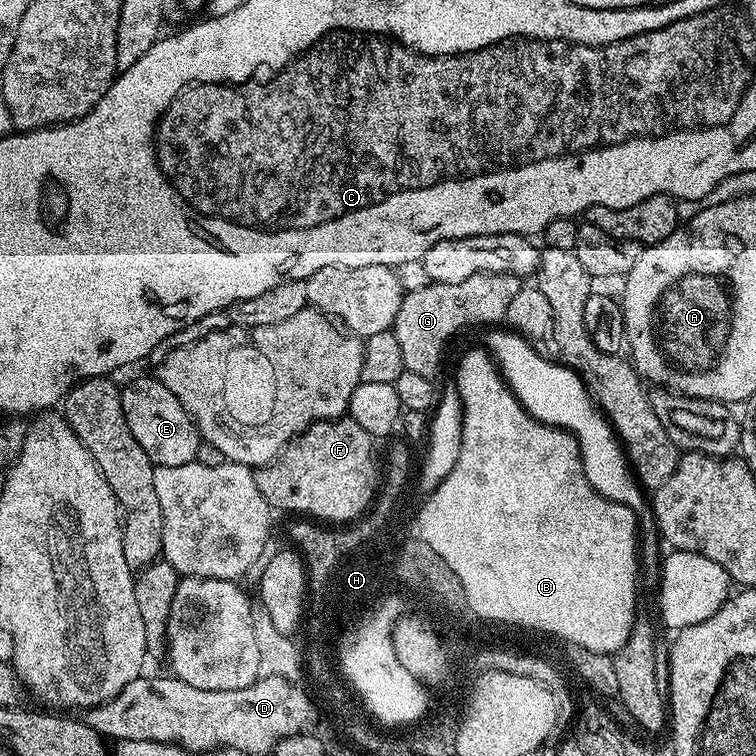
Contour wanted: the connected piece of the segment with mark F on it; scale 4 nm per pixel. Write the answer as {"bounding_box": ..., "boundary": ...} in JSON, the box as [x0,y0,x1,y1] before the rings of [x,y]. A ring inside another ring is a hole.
{"bounding_box":[255,418,374,522],"boundary":[[[350,418],[319,420],[296,437],[271,464],[255,469],[258,490],[262,490],[262,498],[266,498],[268,507],[277,513],[297,512],[294,513],[297,517],[311,518],[316,522],[327,517],[340,520],[355,515],[372,493],[373,466],[369,459],[369,445],[373,441],[374,437],[366,434],[366,430]]]}

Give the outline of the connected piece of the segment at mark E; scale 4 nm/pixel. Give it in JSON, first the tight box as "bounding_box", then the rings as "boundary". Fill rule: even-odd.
{"bounding_box":[121,375,202,467],"boundary":[[[155,375],[140,376],[127,385],[121,387],[122,414],[126,414],[126,426],[130,426],[130,434],[138,441],[138,446],[146,450],[146,454],[152,459],[155,467],[182,466],[195,461],[196,451],[202,443],[200,434],[196,430],[196,424],[182,410],[182,402],[158,382]]]}

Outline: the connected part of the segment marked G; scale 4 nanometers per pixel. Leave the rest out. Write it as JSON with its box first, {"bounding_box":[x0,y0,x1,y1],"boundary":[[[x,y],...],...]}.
{"bounding_box":[390,274,522,381],"boundary":[[[474,274],[466,282],[453,284],[428,283],[422,290],[405,292],[402,306],[394,318],[390,331],[398,338],[402,350],[402,362],[405,372],[422,374],[422,378],[435,381],[440,368],[440,359],[444,356],[444,347],[455,332],[468,328],[471,324],[496,326],[501,323],[514,294],[522,286],[521,277],[510,274]]]}

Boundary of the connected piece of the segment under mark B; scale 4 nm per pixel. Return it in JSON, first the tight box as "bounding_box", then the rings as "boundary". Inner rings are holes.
{"bounding_box":[423,346,638,654],"boundary":[[[477,346],[473,352],[468,352],[460,360],[456,368],[454,381],[460,392],[463,404],[463,428],[461,430],[461,453],[458,462],[444,481],[433,490],[432,504],[427,504],[423,522],[425,523],[424,536],[430,538],[433,546],[438,546],[441,554],[456,567],[456,574],[464,579],[460,589],[467,589],[472,596],[472,605],[476,605],[476,612],[481,612],[482,621],[486,622],[489,616],[500,616],[500,620],[521,620],[524,624],[533,624],[538,630],[549,637],[557,636],[557,641],[568,641],[588,651],[615,654],[624,648],[626,638],[630,638],[633,626],[637,622],[637,587],[638,571],[638,541],[637,519],[635,513],[618,502],[610,501],[600,496],[598,490],[588,484],[586,470],[582,466],[582,458],[576,437],[563,428],[546,424],[542,420],[535,420],[521,405],[513,394],[507,382],[500,375],[496,361]],[[504,488],[512,492],[512,497],[504,497]]]}

